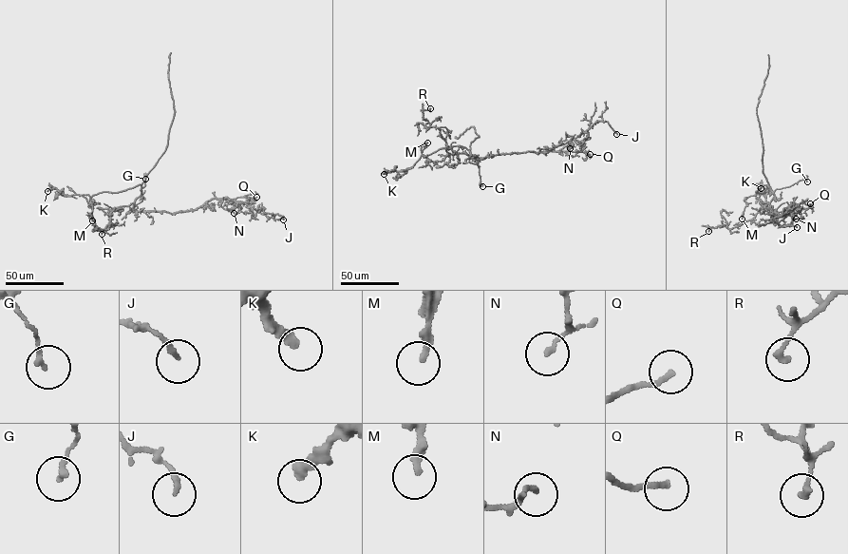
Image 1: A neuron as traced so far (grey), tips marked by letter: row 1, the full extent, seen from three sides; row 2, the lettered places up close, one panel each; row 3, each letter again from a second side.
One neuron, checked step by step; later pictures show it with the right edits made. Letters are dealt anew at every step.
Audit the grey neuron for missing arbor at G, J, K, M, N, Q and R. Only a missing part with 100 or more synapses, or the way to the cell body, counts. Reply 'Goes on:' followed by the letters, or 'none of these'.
Goes on: none of these

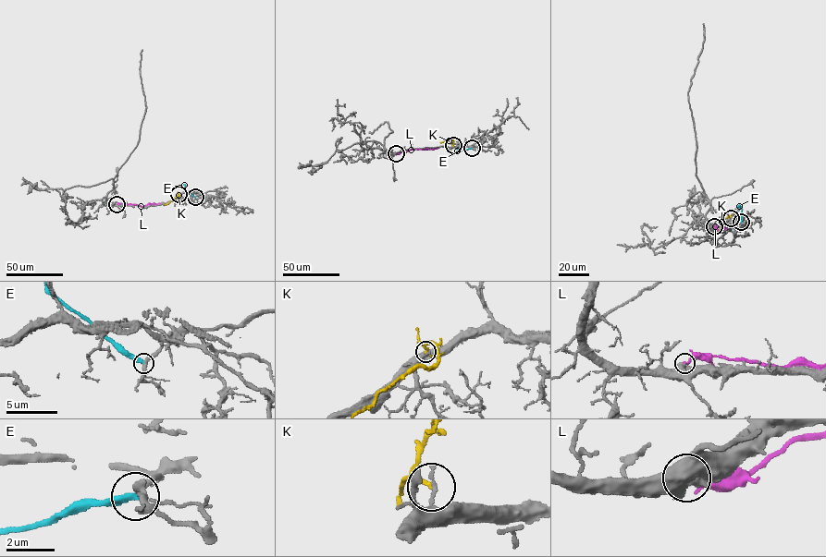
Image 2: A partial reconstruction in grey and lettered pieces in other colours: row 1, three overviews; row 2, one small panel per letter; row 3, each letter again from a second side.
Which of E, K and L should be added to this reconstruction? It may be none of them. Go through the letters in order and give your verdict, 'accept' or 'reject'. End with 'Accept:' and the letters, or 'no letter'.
E: reject
K: reject
L: reject
Accept: no letter

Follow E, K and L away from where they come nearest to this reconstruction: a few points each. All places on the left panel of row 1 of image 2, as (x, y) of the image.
E: (195, 197), (184, 188), (185, 185)
K: (178, 194), (163, 204)
L: (117, 204), (141, 206), (160, 203)

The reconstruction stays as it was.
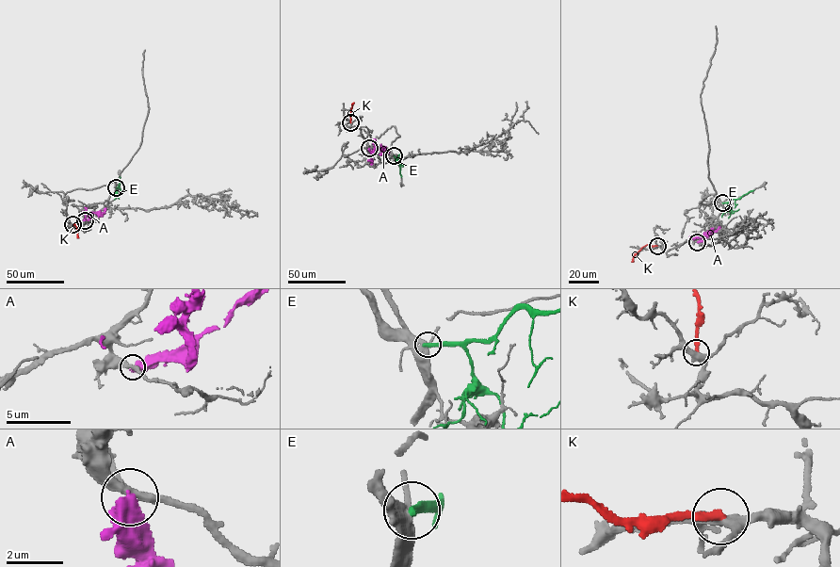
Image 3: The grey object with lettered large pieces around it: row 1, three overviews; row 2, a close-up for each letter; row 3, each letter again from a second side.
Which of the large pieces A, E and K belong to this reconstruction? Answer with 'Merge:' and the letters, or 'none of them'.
Merge: none of them

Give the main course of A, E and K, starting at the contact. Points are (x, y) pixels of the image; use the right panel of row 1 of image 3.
A: (697, 242), (703, 242), (704, 234), (710, 234), (714, 228)
E: (722, 202), (753, 190)
K: (657, 245), (645, 245), (632, 262)

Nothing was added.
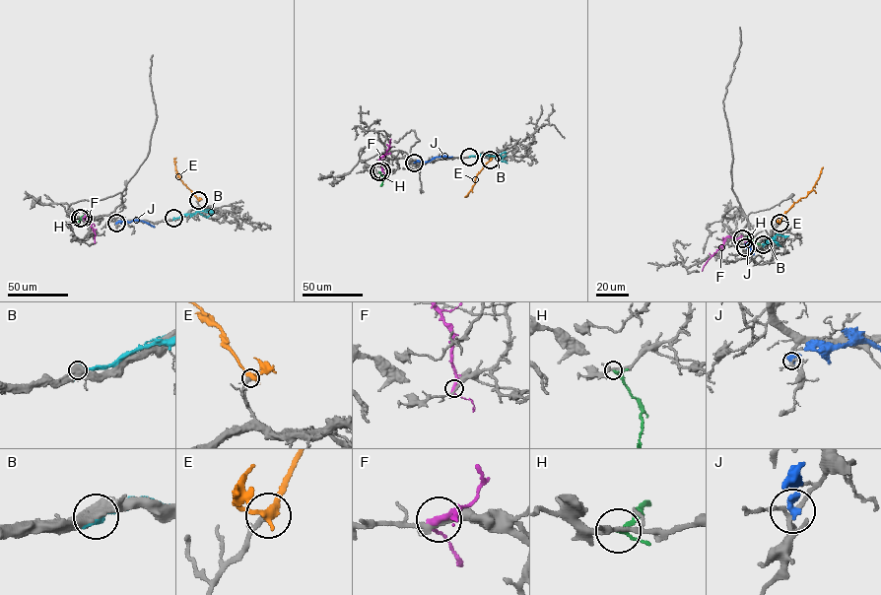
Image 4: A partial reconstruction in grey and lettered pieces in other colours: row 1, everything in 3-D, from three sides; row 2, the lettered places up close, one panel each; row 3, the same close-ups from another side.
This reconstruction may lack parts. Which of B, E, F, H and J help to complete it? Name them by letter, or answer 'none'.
E

